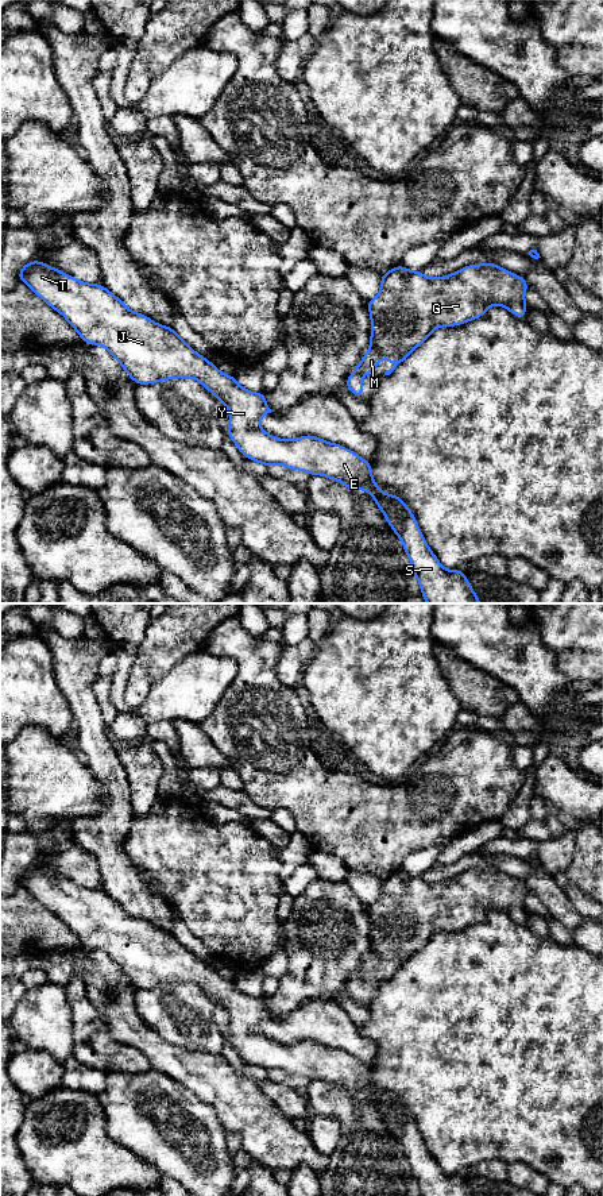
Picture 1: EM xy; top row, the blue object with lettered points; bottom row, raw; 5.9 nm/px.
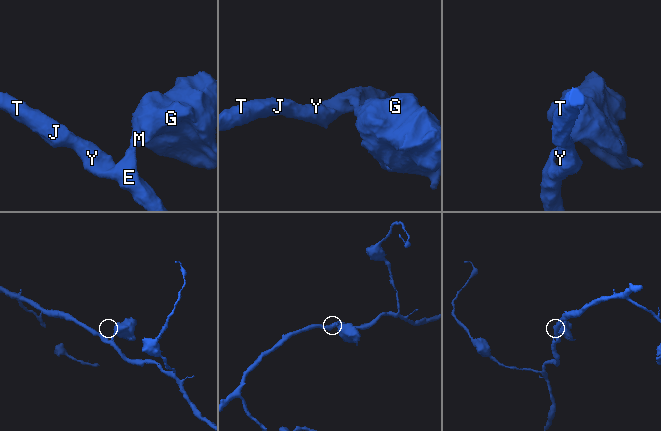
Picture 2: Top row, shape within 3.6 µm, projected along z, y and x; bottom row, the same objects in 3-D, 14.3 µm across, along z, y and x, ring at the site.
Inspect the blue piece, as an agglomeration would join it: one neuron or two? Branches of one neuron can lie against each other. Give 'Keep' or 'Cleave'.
Keep

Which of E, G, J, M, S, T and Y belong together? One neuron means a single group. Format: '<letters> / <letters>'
E G J M S T Y

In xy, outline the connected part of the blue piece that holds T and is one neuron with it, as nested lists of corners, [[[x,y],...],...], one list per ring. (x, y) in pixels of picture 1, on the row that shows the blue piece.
[[[38,259],[26,263],[20,269],[18,281],[26,282],[47,305],[63,315],[84,343],[107,348],[136,385],[175,378],[193,378],[201,382],[217,401],[229,409],[229,425],[225,432],[247,459],[259,462],[264,467],[282,464],[291,470],[305,471],[309,475],[324,475],[341,482],[351,491],[364,489],[372,495],[389,525],[401,539],[411,562],[413,575],[420,582],[421,595],[428,603],[482,603],[463,570],[449,571],[441,566],[426,544],[409,506],[397,494],[387,495],[376,485],[372,479],[368,460],[364,460],[349,448],[325,441],[318,436],[301,436],[285,440],[268,435],[260,428],[260,417],[274,412],[266,404],[266,391],[248,391],[236,382],[233,375],[223,374],[206,358],[198,355],[171,327],[156,324],[150,317],[132,312],[104,285],[78,281]]]

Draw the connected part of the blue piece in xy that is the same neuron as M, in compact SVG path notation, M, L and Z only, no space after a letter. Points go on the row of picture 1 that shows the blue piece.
M496 263L469 265L440 278L429 278L418 270L411 271L398 265L382 274L379 294L367 301L371 316L370 350L345 379L345 386L357 400L363 400L360 375L374 373L380 359L394 362L394 367L384 373L384 375L390 375L436 328L461 325L479 319L484 316L490 305L505 306L517 319L525 319L527 305L523 296L529 286L525 278Z

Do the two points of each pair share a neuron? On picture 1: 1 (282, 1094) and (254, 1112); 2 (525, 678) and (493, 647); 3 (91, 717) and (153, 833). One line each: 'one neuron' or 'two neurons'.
1: two neurons
2: one neuron
3: two neurons

